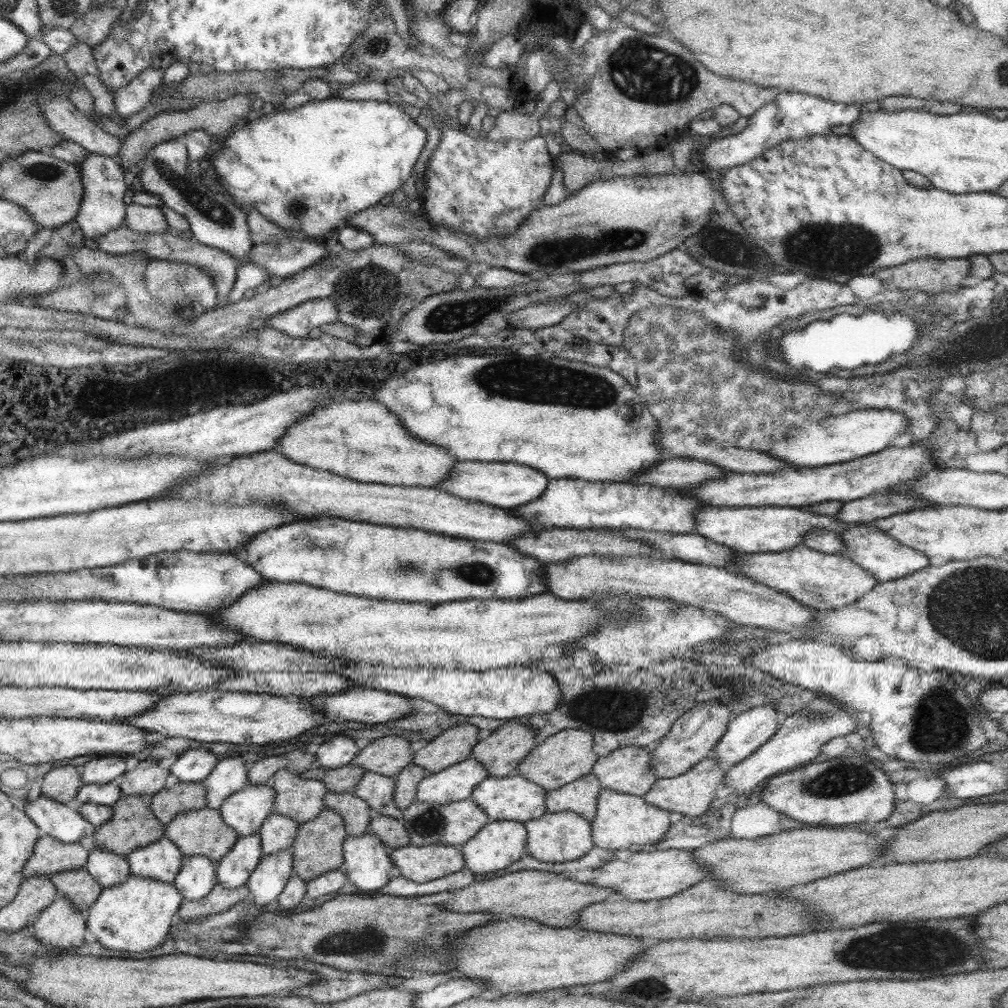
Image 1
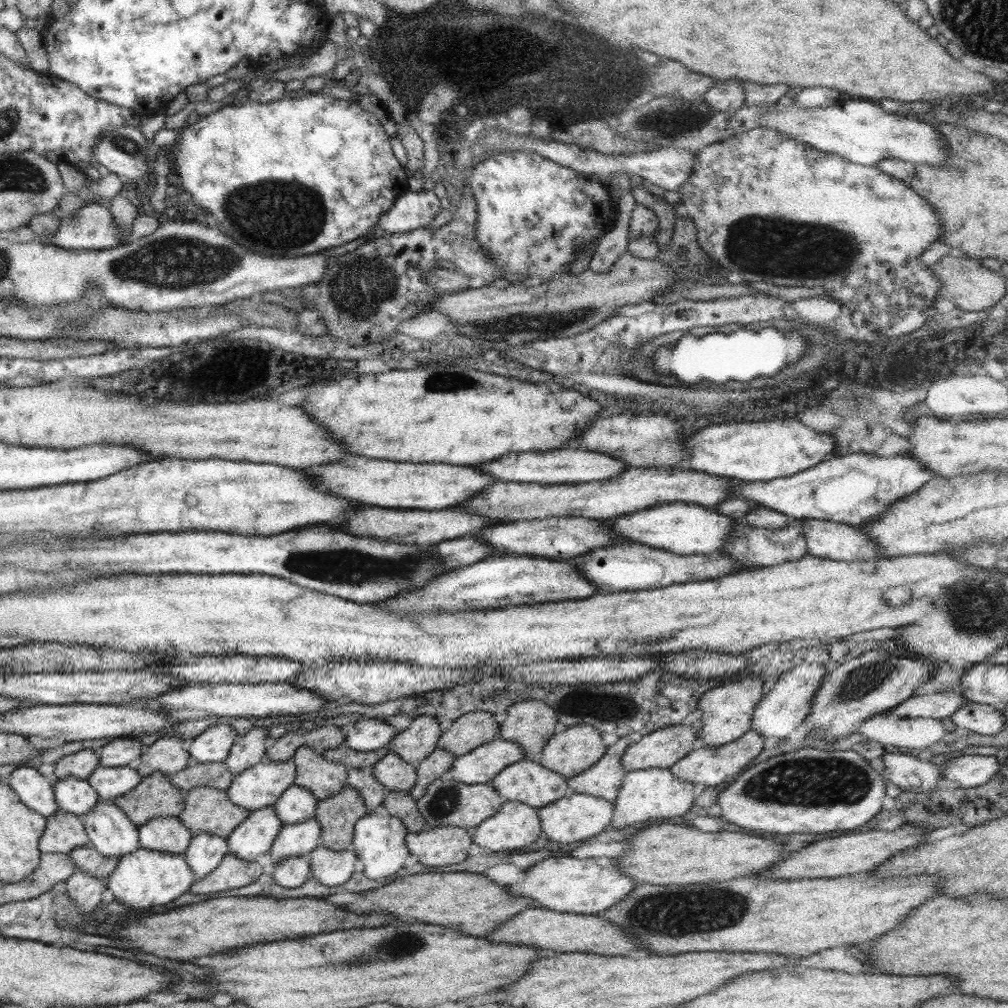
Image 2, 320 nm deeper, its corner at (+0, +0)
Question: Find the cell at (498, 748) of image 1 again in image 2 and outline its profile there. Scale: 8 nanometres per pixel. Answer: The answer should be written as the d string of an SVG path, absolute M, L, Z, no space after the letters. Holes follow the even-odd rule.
M530 700L530 702L516 702L507 707L507 716L500 724L500 732L498 738L517 742L518 746L523 748L525 758L542 752L544 745L548 739L554 734L556 728L556 712L538 700Z

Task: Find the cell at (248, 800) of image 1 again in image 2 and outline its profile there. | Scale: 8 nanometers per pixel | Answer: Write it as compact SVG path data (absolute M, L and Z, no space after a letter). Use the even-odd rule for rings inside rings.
M265 759L251 766L248 770L244 770L244 773L233 776L231 785L225 791L235 805L250 812L264 807L272 807L280 795L289 786L295 784L295 779L296 767L292 759L284 762L272 762Z

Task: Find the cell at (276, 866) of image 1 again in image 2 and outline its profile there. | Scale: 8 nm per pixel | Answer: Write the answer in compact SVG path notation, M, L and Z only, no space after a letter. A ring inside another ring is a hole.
M314 817L301 823L281 825L269 851L272 864L309 854L321 840L321 828Z

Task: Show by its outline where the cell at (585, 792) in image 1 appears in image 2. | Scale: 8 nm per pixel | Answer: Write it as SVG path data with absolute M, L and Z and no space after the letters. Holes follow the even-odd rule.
M626 735L612 746L607 746L605 753L590 769L567 779L570 792L591 794L613 803L627 773L621 760L630 744L630 735Z

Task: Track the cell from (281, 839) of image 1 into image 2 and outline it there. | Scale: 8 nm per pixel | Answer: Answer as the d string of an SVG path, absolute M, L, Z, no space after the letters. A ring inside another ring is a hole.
M289 786L273 804L282 825L310 820L315 816L317 798L303 786Z

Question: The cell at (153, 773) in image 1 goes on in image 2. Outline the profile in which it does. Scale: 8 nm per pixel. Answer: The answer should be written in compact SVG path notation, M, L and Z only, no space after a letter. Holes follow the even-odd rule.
M180 737L159 738L152 745L148 745L146 752L141 753L134 768L142 779L154 772L167 778L184 770L191 763L192 758L186 750L187 745Z

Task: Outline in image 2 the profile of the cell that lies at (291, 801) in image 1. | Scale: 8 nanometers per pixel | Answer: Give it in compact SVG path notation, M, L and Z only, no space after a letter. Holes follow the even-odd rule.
M309 746L298 747L291 759L296 767L294 783L310 790L317 802L333 797L347 785L348 768L325 759Z

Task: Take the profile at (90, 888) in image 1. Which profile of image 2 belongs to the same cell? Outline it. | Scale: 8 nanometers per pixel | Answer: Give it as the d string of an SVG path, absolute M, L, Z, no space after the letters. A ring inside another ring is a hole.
M92 846L76 847L68 853L68 856L78 869L102 880L106 880L114 872L119 861L119 857L104 856Z

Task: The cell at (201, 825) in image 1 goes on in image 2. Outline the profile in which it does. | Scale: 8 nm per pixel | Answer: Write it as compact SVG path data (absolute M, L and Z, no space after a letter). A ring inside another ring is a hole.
M209 786L185 792L184 804L179 819L192 834L207 832L225 839L249 813L235 805L226 791Z

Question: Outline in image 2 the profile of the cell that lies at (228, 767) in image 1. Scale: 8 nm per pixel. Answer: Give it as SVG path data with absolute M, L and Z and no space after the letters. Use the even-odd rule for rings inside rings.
M253 726L243 735L239 734L230 749L229 755L223 760L230 774L238 776L251 766L266 759L266 747L269 740L269 728Z

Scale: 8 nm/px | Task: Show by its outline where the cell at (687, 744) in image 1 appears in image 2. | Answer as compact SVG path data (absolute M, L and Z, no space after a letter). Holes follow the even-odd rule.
M747 673L740 680L721 684L701 696L698 708L702 711L703 727L699 730L699 737L704 740L705 746L717 747L732 742L753 728L753 712L757 702L763 697L762 688L762 679L756 674Z

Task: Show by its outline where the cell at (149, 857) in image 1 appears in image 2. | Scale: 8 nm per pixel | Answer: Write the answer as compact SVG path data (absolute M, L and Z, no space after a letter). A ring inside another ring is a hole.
M156 817L138 827L142 848L183 854L192 840L192 833L179 817Z

